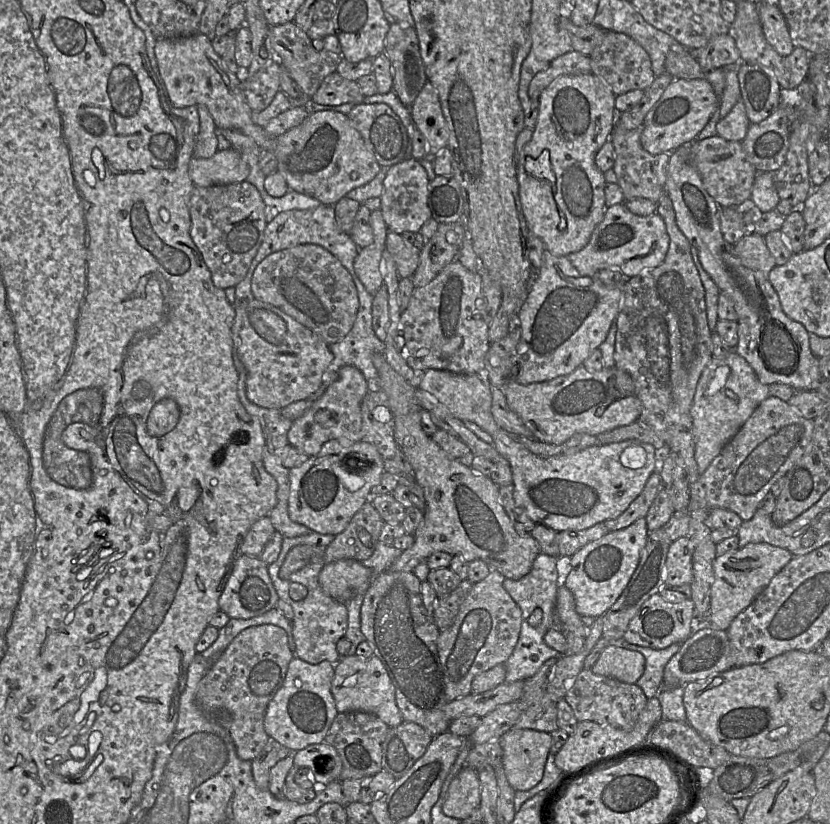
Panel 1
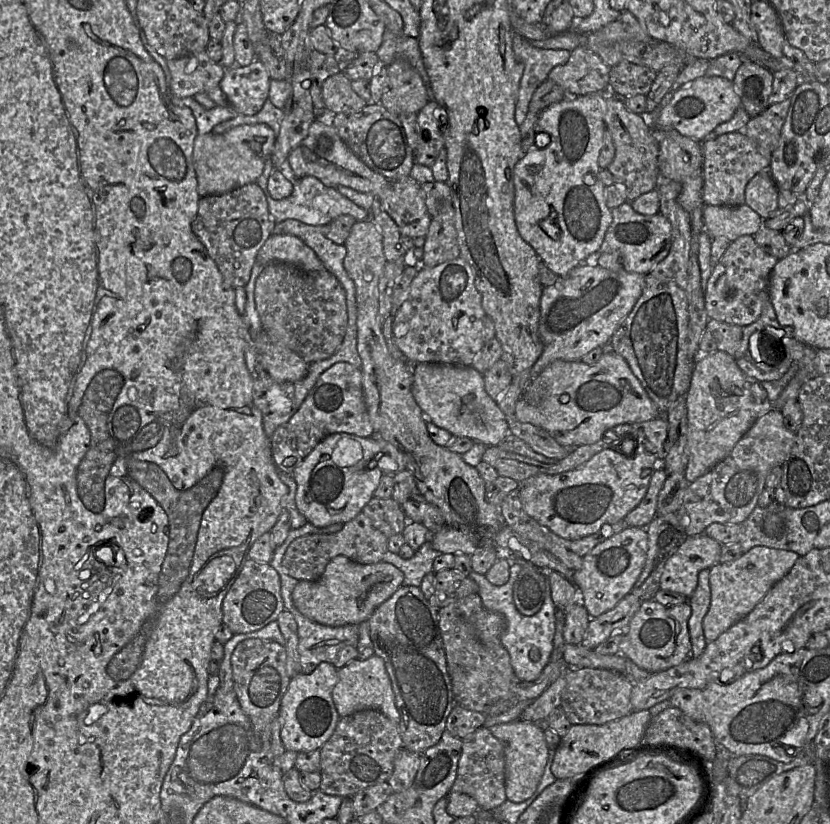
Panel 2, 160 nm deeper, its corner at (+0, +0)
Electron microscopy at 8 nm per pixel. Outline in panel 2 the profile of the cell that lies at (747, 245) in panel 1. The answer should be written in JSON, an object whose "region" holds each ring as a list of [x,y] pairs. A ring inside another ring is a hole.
{"region":[[[743,235],[731,242],[720,261],[714,265],[704,291],[709,319],[742,327],[756,321],[765,303],[770,300],[770,276],[778,261],[778,258],[766,253],[752,235]]]}

